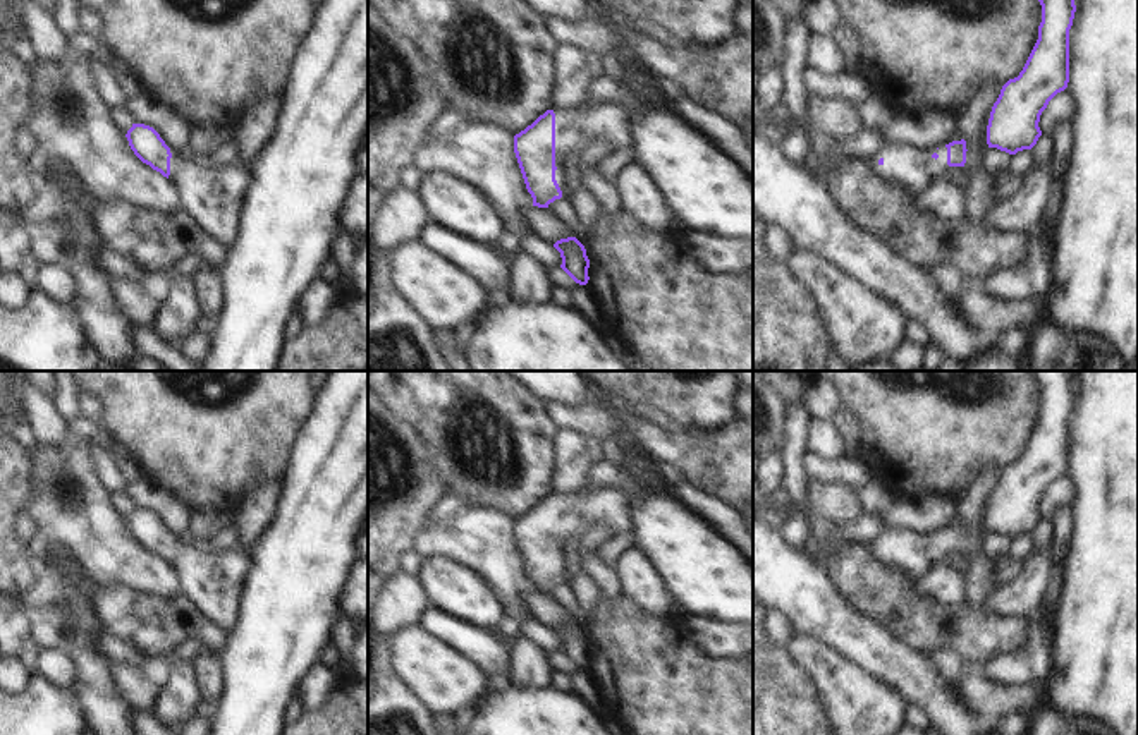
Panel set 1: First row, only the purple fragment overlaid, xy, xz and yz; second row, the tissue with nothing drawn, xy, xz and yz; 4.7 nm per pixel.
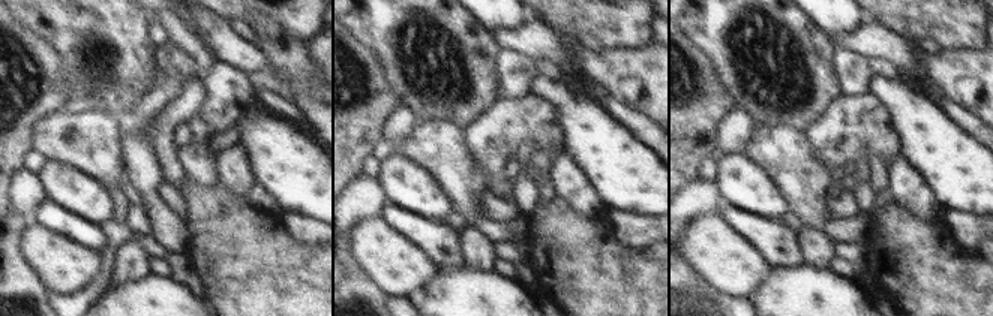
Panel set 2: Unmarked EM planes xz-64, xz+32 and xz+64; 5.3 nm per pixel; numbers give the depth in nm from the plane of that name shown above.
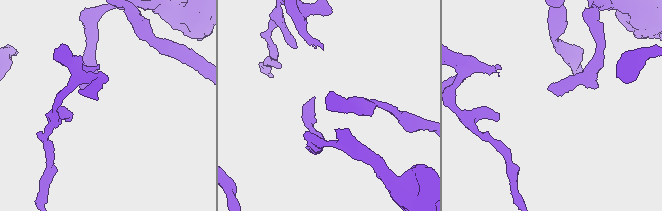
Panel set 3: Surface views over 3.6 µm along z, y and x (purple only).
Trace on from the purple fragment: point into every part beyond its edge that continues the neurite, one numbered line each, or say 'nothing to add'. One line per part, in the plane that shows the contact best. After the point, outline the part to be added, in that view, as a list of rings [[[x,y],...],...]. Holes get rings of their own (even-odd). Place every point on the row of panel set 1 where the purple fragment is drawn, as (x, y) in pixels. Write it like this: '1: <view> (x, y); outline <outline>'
1: xz (612, 122); outline [[[622,72],[615,86],[626,94],[624,103],[579,105],[576,108],[554,110],[555,113],[555,180],[564,189],[564,158],[581,151],[591,139],[605,141],[610,149],[631,146],[633,125],[638,115],[657,106],[655,77],[648,72]]]

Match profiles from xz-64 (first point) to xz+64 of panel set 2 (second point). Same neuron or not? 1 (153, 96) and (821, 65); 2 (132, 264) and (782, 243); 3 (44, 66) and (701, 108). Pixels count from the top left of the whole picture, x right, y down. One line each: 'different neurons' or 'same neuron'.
1: different neurons
2: different neurons
3: same neuron

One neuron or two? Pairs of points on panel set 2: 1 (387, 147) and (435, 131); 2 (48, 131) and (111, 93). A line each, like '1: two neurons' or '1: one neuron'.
1: one neuron
2: two neurons

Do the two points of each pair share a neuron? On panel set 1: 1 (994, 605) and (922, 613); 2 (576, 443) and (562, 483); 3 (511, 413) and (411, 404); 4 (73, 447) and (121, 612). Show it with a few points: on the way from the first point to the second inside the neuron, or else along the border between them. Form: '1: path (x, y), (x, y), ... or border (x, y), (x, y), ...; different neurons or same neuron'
1: border (978, 608), (1020, 619); different neurons
2: path (575, 454), (569, 473); same neuron
3: path (485, 397), (478, 392), (459, 392), (434, 419); same neuron
4: border (95, 586), (129, 586), (153, 596); different neurons

